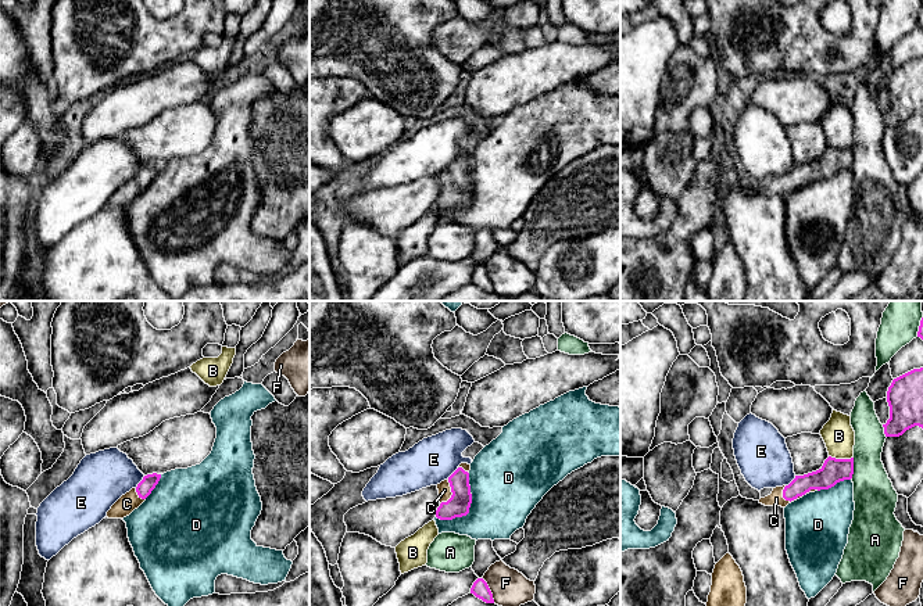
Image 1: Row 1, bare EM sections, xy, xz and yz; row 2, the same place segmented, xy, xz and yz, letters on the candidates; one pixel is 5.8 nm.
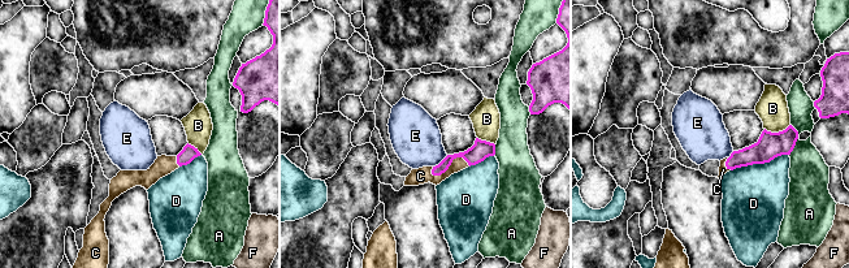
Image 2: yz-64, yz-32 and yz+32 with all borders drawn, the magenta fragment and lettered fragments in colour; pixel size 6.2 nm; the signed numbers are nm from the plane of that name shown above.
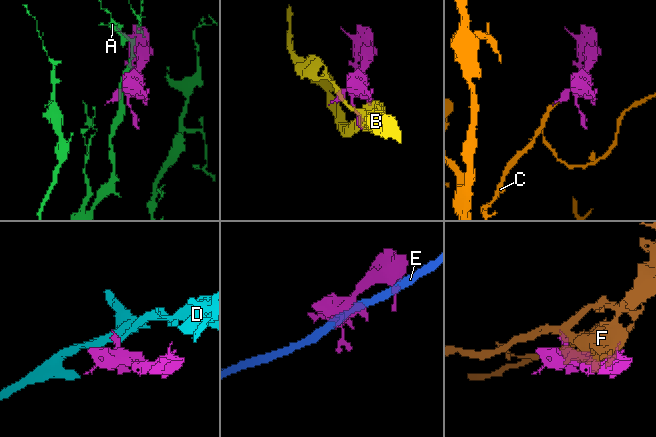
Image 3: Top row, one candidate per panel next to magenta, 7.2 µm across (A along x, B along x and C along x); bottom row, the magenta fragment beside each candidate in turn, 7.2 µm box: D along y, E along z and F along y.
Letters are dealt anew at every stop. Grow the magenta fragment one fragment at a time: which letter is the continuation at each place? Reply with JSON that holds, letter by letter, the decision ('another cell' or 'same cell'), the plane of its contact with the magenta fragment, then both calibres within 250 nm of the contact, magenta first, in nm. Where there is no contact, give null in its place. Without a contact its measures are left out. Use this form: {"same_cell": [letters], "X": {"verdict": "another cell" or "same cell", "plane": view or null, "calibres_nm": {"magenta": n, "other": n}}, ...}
{"same_cell": ["C"], "A": {"verdict": "another cell", "plane": "yz", "calibres_nm": {"magenta": 140, "other": 240}}, "B": {"verdict": "another cell", "plane": "yz", "calibres_nm": {"magenta": 140, "other": 190}}, "C": {"verdict": "same cell", "plane": "yz", "calibres_nm": {"magenta": 140, "other": 80}}, "D": {"verdict": "another cell", "plane": "xz", "calibres_nm": {"magenta": 130, "other": 420}}, "E": {"verdict": "another cell", "plane": "xy", "calibres_nm": {"magenta": 90, "other": 300}}, "F": {"verdict": "another cell", "plane": "xz", "calibres_nm": {"magenta": 100, "other": 220}}}

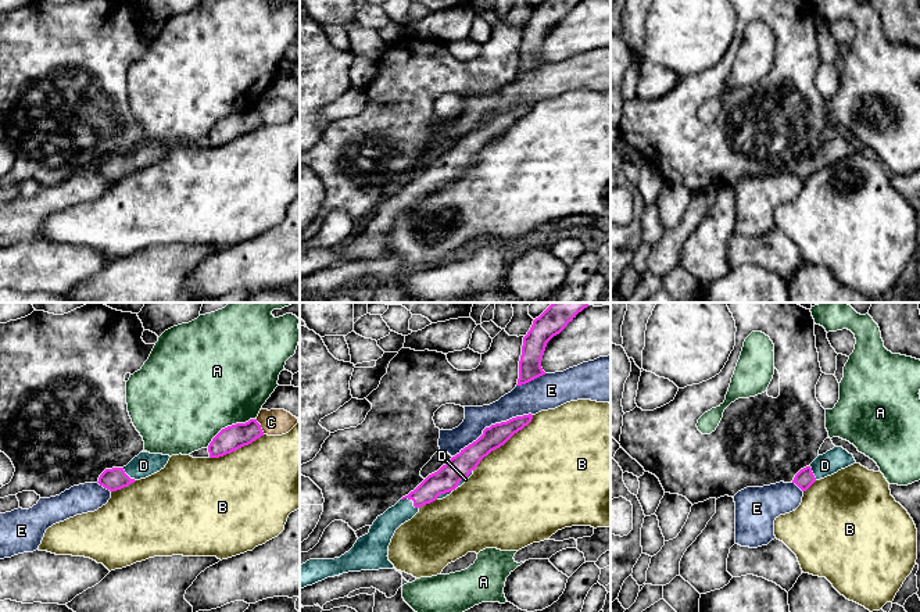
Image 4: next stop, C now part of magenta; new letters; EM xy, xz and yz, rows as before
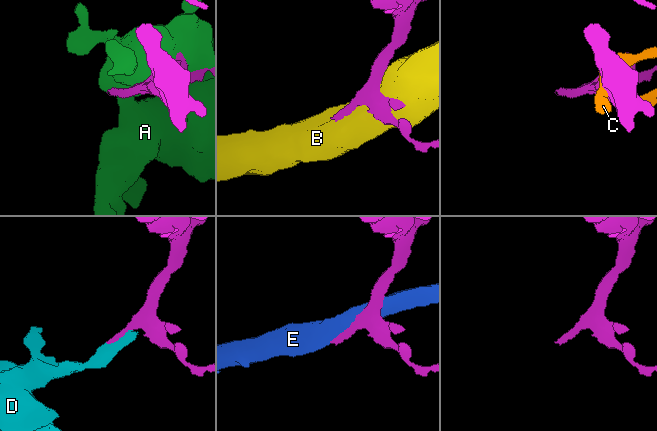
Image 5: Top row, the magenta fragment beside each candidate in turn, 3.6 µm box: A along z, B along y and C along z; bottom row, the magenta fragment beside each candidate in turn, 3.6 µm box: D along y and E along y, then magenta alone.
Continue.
{"same_cell": ["D"], "A": {"verdict": "another cell", "plane": "xy", "calibres_nm": {"magenta": 140, "other": 500}}, "B": {"verdict": "another cell", "plane": "xz", "calibres_nm": {"magenta": 140, "other": 500}}, "C": {"verdict": "another cell", "plane": "xy", "calibres_nm": {"magenta": 140, "other": 160}}, "D": {"verdict": "same cell", "plane": "xz", "calibres_nm": {"magenta": 150, "other": 140}}, "E": {"verdict": "another cell", "plane": "xz", "calibres_nm": {"magenta": 140, "other": 170}}}

